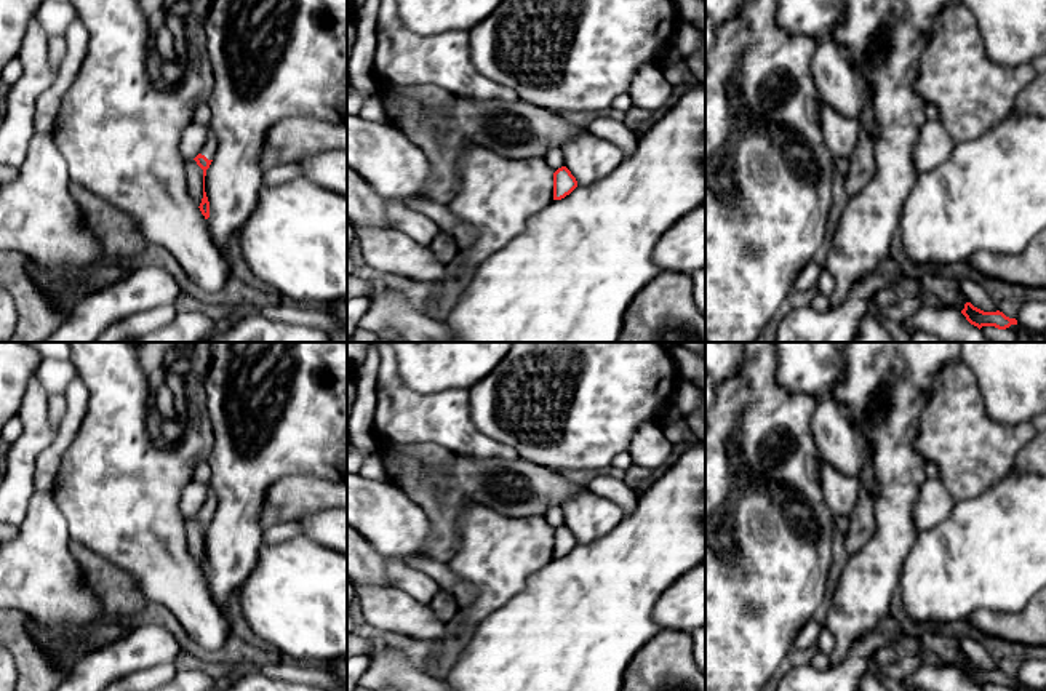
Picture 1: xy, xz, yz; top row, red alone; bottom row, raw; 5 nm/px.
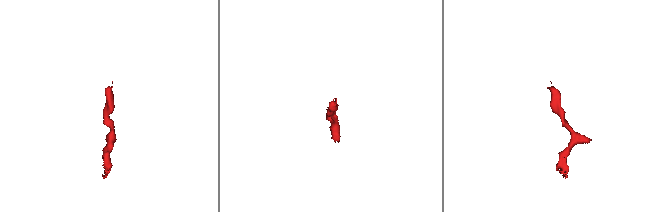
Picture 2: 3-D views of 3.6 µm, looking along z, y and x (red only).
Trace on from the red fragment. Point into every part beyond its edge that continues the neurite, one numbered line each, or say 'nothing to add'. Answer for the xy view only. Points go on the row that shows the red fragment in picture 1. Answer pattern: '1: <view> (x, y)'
1: xy (208, 151)

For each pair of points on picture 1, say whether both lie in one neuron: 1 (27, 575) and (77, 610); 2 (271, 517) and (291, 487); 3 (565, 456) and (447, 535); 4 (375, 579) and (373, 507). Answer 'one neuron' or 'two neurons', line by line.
1: one neuron
2: one neuron
3: two neurons
4: two neurons

